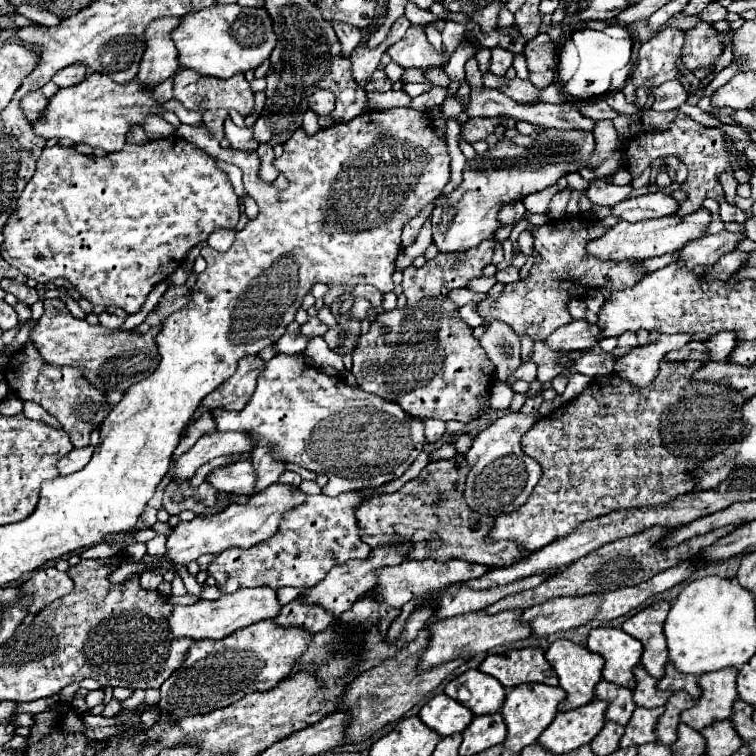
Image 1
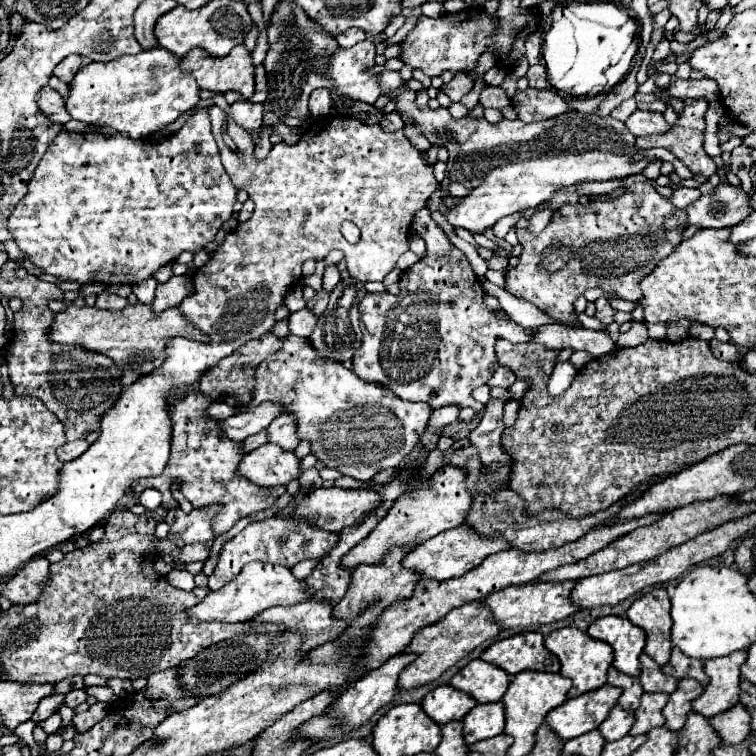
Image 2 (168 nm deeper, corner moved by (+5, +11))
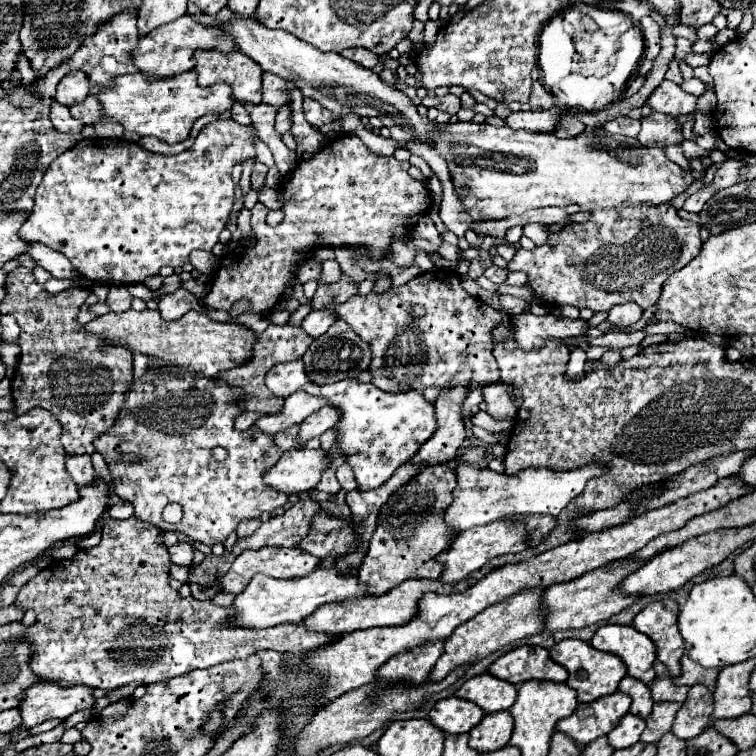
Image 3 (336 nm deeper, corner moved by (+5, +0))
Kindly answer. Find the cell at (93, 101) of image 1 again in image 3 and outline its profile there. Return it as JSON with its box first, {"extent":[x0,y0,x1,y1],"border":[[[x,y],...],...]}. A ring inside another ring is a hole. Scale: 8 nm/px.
{"extent":[98,71,232,143],"border":[[[186,71],[182,75],[170,79],[148,81],[144,75],[120,75],[112,81],[110,89],[102,89],[98,99],[104,109],[106,119],[118,121],[124,129],[136,131],[142,137],[152,135],[166,143],[178,143],[190,137],[194,121],[204,117],[206,113],[226,113],[232,109],[232,89],[228,83],[214,83],[212,87],[200,87],[196,83],[196,73]]]}

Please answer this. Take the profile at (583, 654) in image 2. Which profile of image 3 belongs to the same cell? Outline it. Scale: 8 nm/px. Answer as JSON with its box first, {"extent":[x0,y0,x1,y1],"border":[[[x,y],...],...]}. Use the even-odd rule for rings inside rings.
{"extent":[550,639,626,703],"border":[[[564,639],[564,641],[556,643],[550,649],[550,657],[568,669],[568,673],[570,673],[568,685],[572,689],[576,689],[580,703],[590,703],[598,697],[614,693],[618,689],[618,683],[626,677],[626,667],[624,667],[624,661],[620,657],[616,657],[612,653],[598,651],[590,643],[584,643],[578,639]]]}

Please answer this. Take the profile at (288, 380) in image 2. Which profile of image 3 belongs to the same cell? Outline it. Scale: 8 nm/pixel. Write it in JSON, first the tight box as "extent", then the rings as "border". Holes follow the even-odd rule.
{"extent":[266,359,436,491],"border":[[[302,359],[278,363],[276,367],[272,367],[266,375],[266,387],[278,397],[288,397],[298,389],[316,397],[326,397],[328,403],[342,413],[342,419],[336,425],[340,429],[340,437],[336,443],[340,443],[340,447],[344,449],[346,461],[354,469],[360,491],[376,489],[384,481],[388,481],[392,473],[408,459],[412,459],[420,445],[428,441],[430,435],[436,431],[434,403],[428,403],[424,395],[420,395],[420,391],[386,393],[372,383],[366,385],[358,379],[344,379],[340,383],[318,387],[308,381]]]}

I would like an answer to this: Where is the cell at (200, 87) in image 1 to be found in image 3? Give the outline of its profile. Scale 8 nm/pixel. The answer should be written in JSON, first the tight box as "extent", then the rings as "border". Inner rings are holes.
{"extent":[196,51,262,103],"border":[[[196,51],[198,85],[210,87],[212,83],[226,81],[232,85],[232,95],[240,103],[262,103],[262,71],[240,51]]]}

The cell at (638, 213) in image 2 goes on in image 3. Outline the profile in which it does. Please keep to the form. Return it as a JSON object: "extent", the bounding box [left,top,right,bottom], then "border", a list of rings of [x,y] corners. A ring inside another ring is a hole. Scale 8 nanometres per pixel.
{"extent":[508,205,702,311],"border":[[[632,205],[620,209],[600,209],[590,215],[584,223],[570,223],[560,233],[552,233],[542,247],[532,251],[518,249],[516,257],[508,263],[508,269],[520,269],[528,273],[528,285],[534,295],[552,307],[574,305],[578,309],[590,307],[592,311],[610,311],[614,305],[634,301],[642,309],[658,303],[664,281],[686,267],[702,247],[700,227],[692,221],[678,217],[678,211],[672,205]]]}

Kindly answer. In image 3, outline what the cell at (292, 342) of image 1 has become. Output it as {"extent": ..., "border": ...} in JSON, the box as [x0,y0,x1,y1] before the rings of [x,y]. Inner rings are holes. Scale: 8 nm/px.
{"extent":[302,309,336,337],"border":[[[314,309],[312,313],[306,315],[306,319],[302,321],[302,327],[308,335],[312,337],[320,337],[328,331],[328,327],[336,321],[336,315],[334,311],[330,309]]]}

